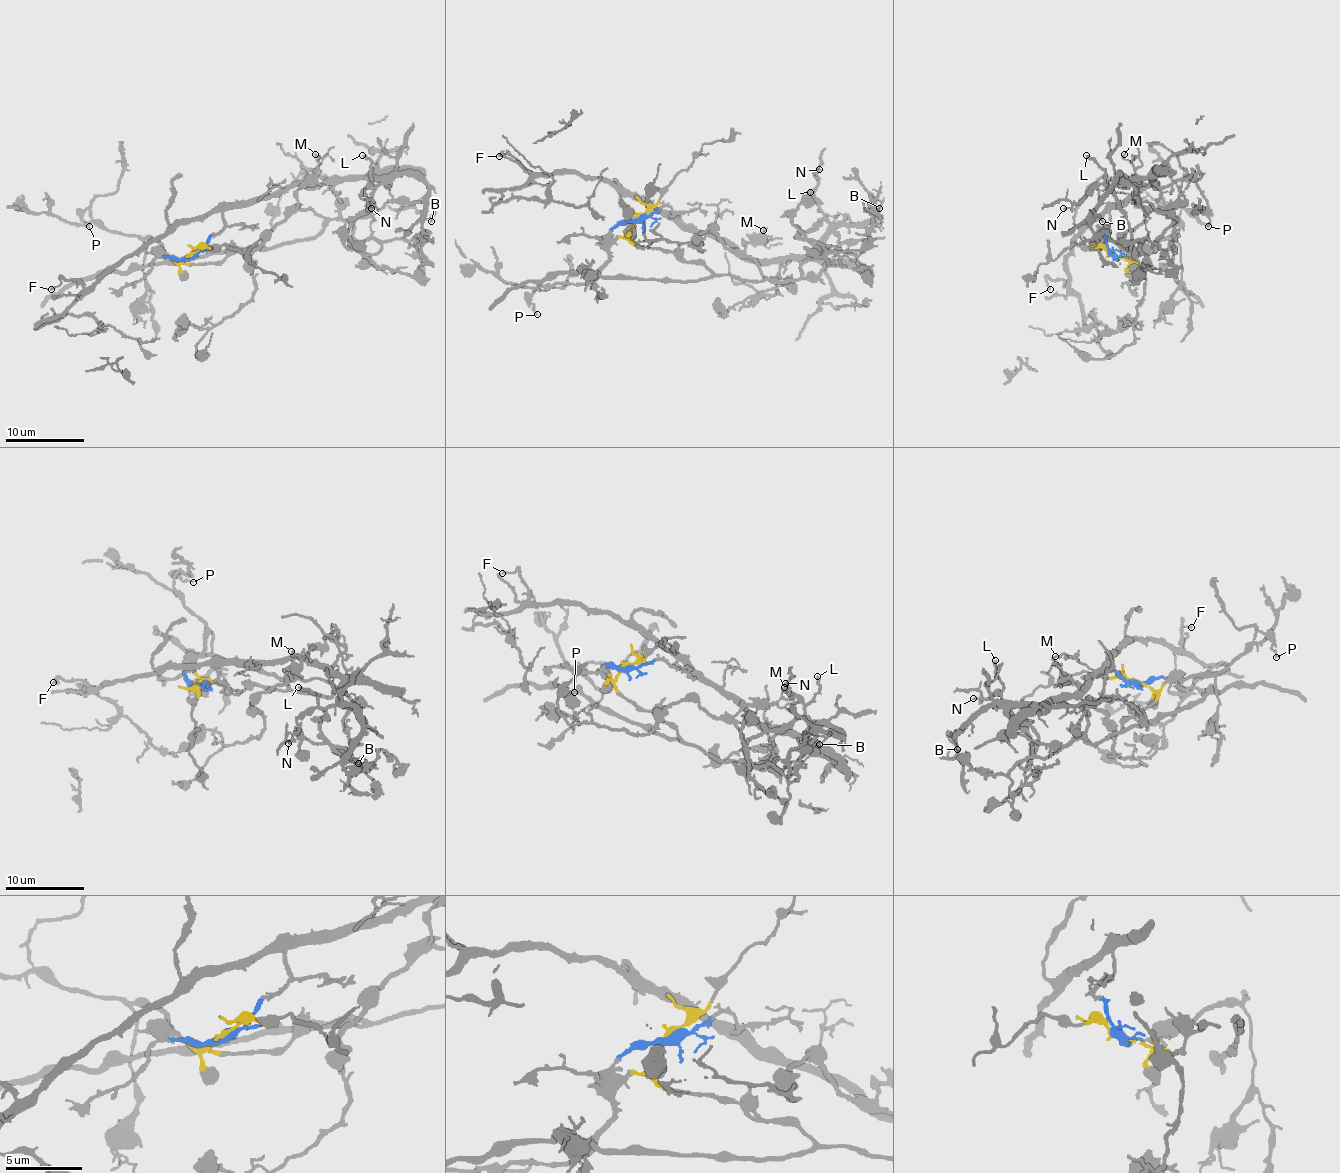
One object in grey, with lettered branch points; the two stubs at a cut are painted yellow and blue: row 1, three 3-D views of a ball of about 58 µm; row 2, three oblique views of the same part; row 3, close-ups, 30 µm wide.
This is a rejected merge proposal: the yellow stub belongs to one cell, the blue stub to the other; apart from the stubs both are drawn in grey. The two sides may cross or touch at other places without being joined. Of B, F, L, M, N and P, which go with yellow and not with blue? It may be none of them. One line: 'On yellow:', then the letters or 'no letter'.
On yellow: M, P

